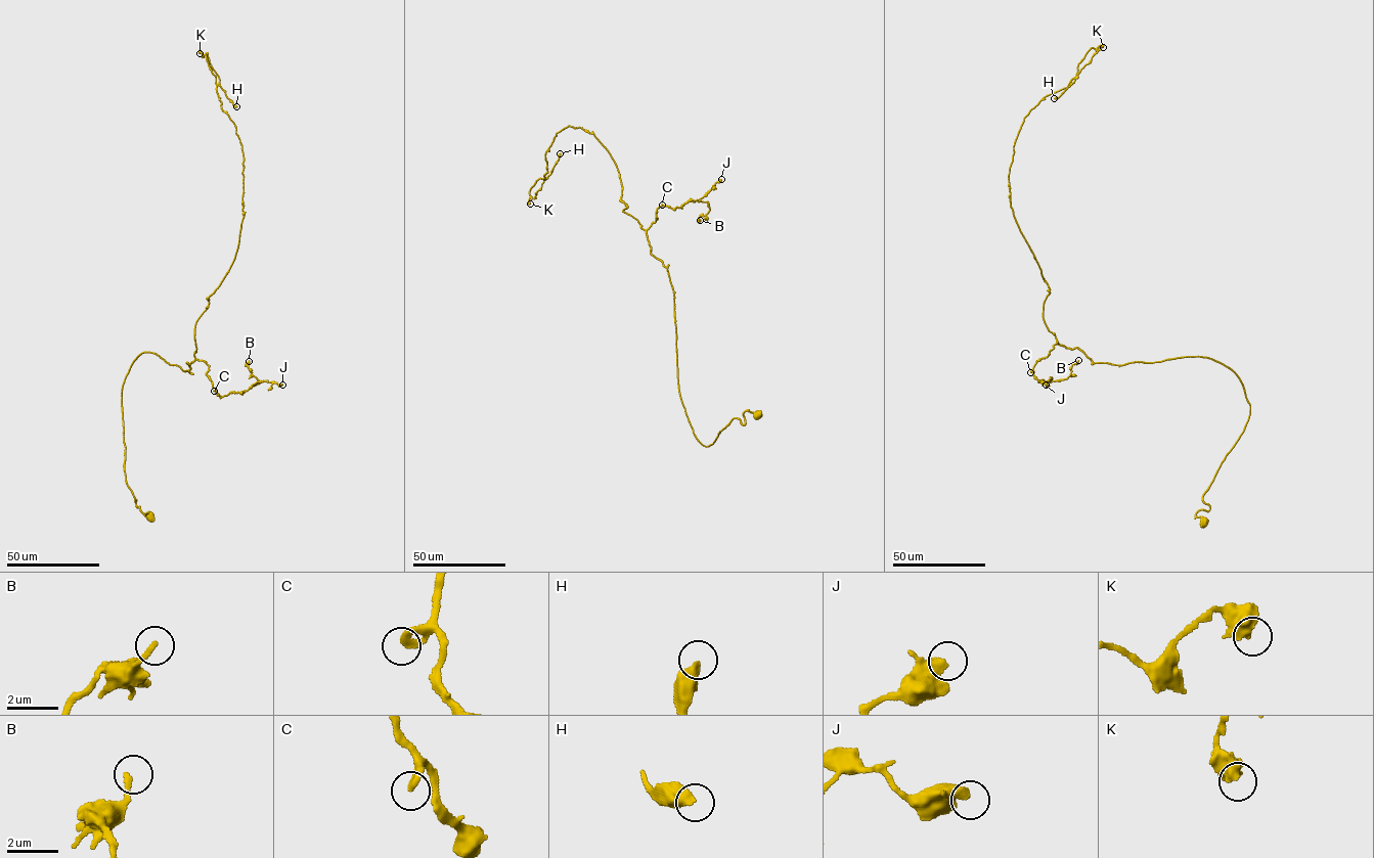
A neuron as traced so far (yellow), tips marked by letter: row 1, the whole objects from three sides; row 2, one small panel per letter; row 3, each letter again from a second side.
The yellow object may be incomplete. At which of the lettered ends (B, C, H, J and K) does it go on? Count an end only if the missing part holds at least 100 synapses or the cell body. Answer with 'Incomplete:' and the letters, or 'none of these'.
Incomplete: none of these

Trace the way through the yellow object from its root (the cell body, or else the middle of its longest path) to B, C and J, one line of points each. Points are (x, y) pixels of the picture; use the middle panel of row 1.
B: (759, 414), (733, 418), (706, 446), (680, 399), (674, 291), (646, 231), (662, 206), (707, 201), (700, 220)
C: (759, 414), (733, 418), (709, 446), (695, 436), (673, 289), (646, 231), (662, 205)
J: (759, 414), (733, 418), (709, 446), (695, 437), (673, 289), (646, 231), (659, 207), (699, 200), (721, 179)

